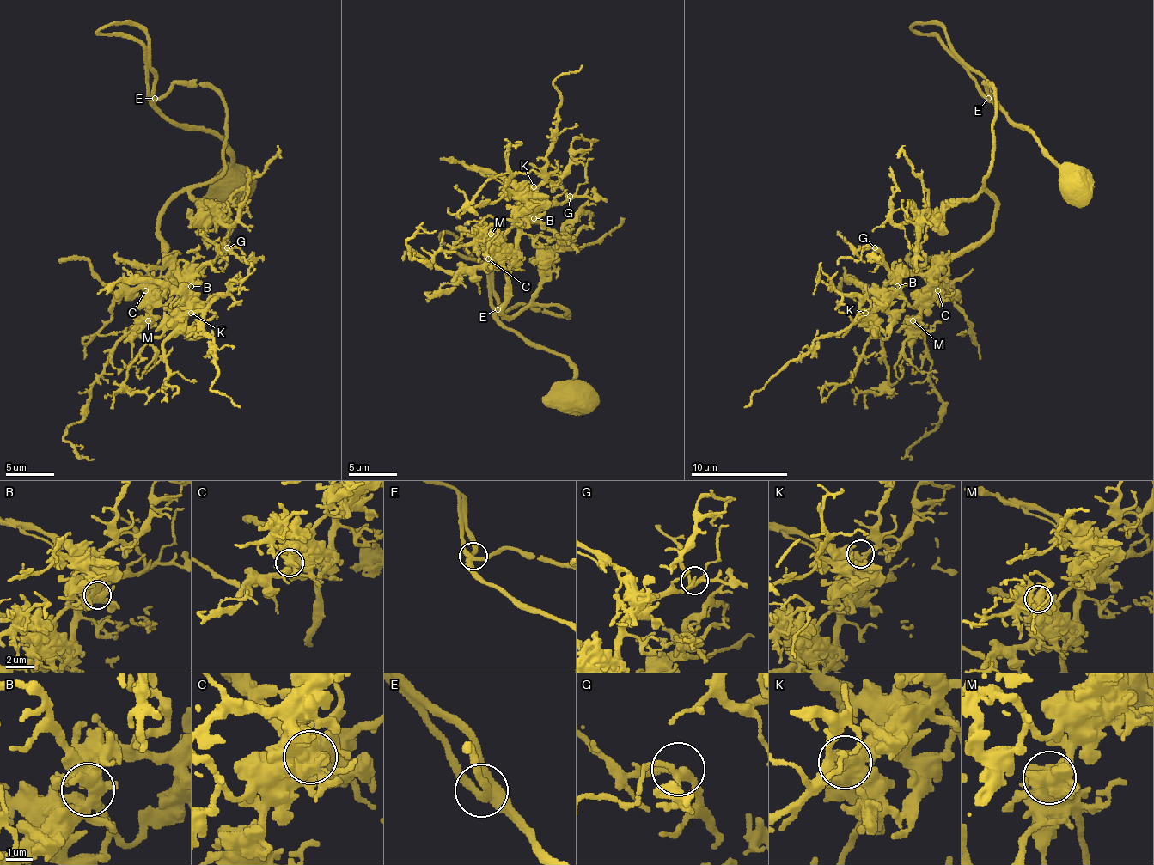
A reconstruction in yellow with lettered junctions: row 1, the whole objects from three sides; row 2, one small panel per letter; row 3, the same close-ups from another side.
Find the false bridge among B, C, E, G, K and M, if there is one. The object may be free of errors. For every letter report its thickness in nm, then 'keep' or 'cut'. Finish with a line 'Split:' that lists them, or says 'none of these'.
B: 550 nm | keep
C: 600 nm | keep
E: 420 nm | keep
G: 280 nm | keep
K: 400 nm | keep
M: 600 nm | keep
Split: none of these

